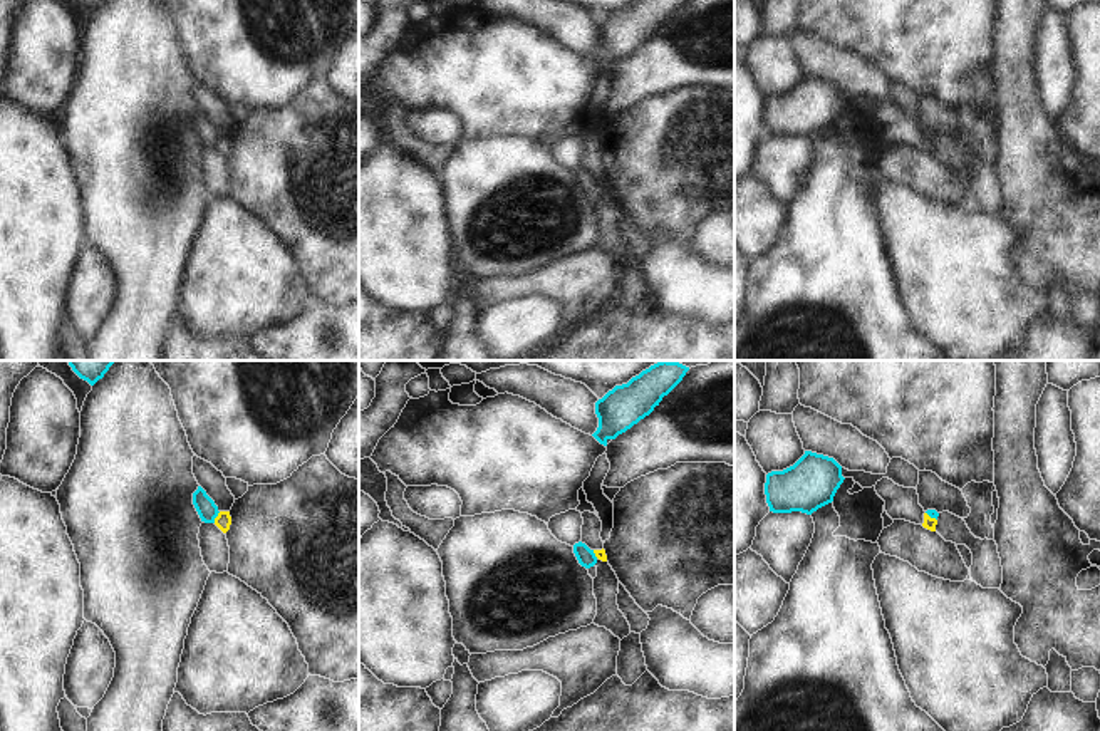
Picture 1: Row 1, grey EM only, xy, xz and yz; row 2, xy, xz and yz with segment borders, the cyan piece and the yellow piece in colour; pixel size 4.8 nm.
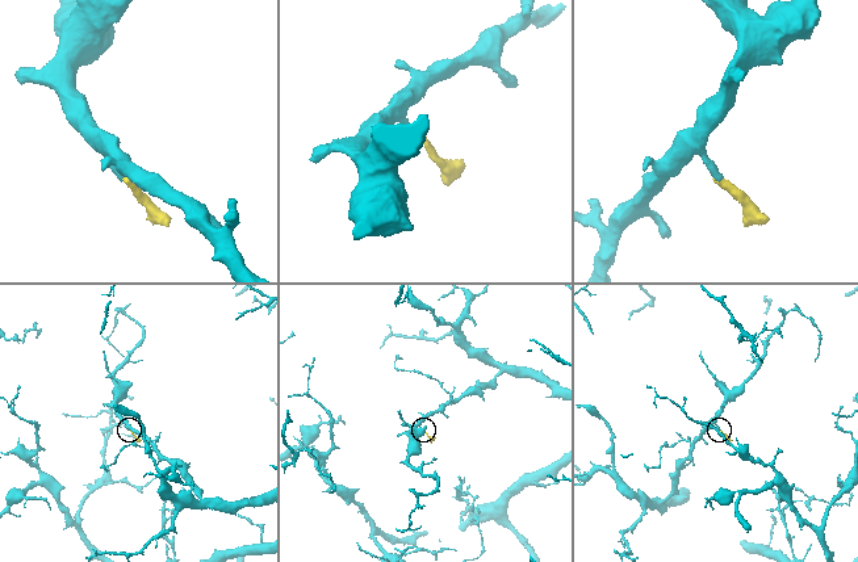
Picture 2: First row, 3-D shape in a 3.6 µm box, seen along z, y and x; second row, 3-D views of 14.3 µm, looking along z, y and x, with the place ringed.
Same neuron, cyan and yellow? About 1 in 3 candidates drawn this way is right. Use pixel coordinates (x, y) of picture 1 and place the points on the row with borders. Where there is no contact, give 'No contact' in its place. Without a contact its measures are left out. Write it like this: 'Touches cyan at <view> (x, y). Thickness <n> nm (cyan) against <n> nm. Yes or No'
Touches cyan at xy (217, 515). Thickness 90 nm (cyan) against 80 nm. No

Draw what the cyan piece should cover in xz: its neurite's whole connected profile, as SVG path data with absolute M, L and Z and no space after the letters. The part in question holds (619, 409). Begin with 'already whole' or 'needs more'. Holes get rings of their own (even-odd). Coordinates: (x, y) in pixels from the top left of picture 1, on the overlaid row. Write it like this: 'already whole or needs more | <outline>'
already whole | M661 360L627 384L615 386L595 402L599 428L592 434L600 444L630 429L649 416L686 376L689 367L679 362Z

